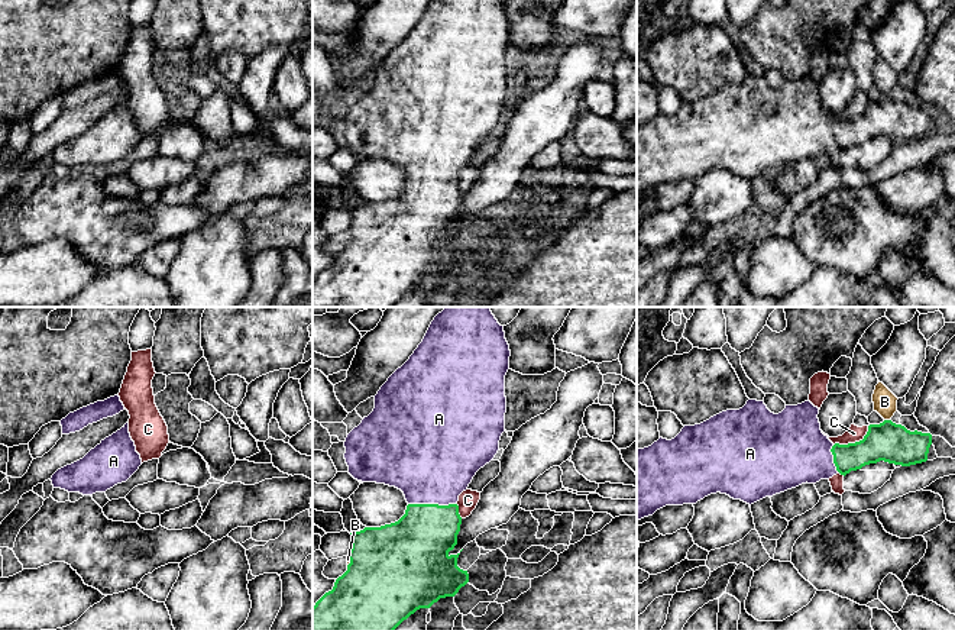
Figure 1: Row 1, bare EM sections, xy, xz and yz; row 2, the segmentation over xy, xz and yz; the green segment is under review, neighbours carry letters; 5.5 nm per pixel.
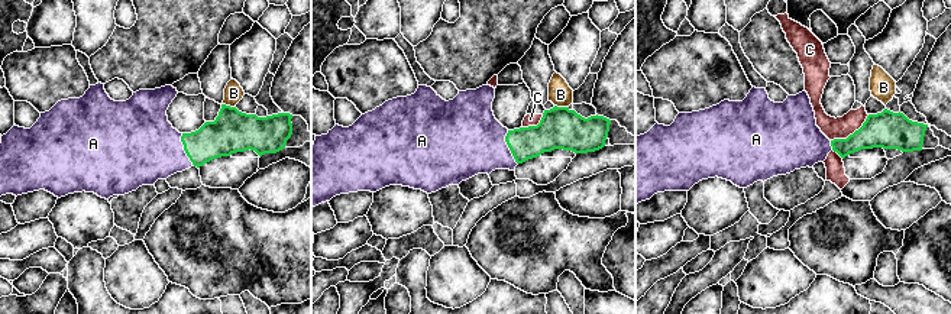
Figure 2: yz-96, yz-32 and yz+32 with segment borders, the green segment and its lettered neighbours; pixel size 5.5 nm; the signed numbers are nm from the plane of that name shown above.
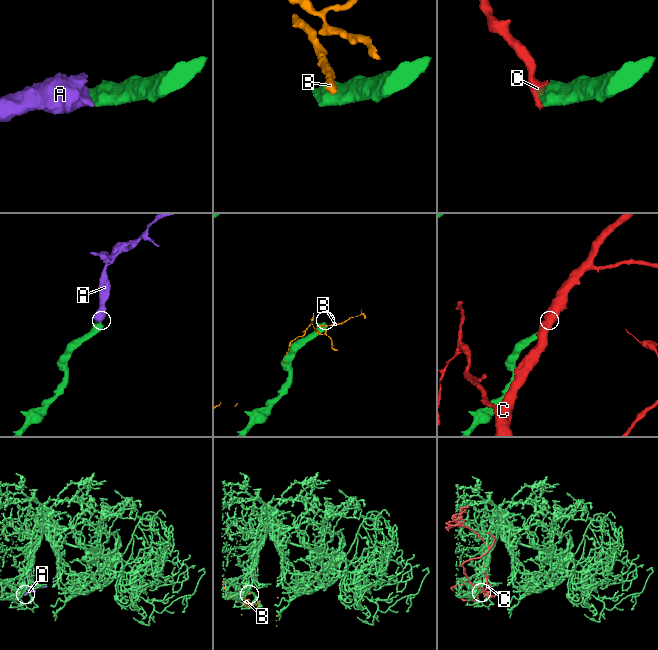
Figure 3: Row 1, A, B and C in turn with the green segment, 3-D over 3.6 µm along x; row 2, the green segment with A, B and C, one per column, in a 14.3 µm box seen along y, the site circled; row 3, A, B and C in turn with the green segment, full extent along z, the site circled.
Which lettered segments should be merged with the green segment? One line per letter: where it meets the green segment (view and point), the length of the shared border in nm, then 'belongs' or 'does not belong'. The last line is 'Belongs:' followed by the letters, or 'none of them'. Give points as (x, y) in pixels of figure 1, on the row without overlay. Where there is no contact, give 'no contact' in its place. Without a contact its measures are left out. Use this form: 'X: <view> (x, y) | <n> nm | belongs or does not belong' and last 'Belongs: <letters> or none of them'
A: xz (433, 180) | 280 nm | belongs
B: yz (887, 96) | 40 nm | does not belong
C: yz (855, 118) | 220 nm | does not belong
Belongs: A

